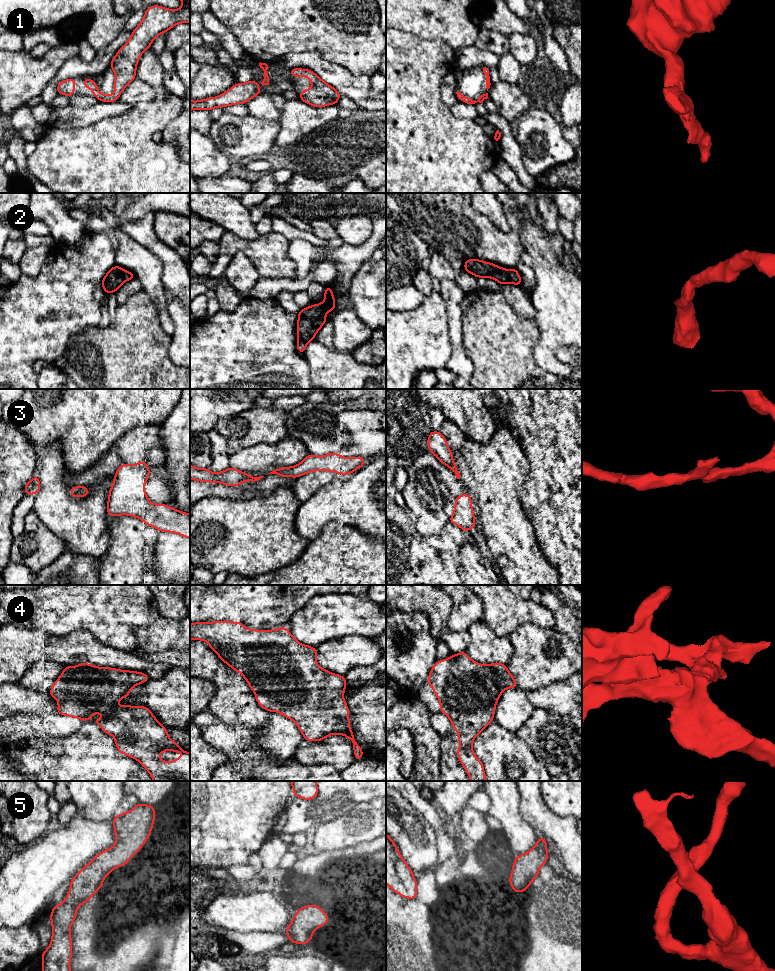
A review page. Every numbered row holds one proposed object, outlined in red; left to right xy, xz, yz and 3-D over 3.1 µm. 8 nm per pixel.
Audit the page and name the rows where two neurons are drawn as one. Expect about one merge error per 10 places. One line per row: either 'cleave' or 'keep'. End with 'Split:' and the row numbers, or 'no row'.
1: keep
2: keep
3: keep
4: keep
5: keep
Split: no row

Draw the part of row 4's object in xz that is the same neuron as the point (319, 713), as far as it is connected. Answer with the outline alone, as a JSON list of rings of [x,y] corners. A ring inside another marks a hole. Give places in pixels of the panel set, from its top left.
[[[214,621],[190,623],[190,640],[206,641],[219,658],[236,672],[240,672],[248,682],[250,689],[256,694],[257,703],[266,711],[278,712],[293,720],[304,739],[307,741],[322,741],[333,734],[346,736],[352,741],[355,761],[364,754],[350,730],[349,709],[343,698],[346,689],[346,679],[321,668],[316,662],[317,648],[300,644],[289,633],[287,627],[282,626],[273,630],[246,629],[240,622]]]

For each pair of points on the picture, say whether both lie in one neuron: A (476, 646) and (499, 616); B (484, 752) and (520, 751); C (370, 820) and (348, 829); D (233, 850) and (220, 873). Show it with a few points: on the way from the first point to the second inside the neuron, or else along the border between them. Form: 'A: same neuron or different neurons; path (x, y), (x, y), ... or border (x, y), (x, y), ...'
A: different neurons; border (482, 620), (499, 636), (507, 636)
B: same neuron; path (493, 752), (511, 752)
C: same neuron; path (365, 821), (353, 828)
D: different neurons; border (200, 867), (222, 867), (226, 869)

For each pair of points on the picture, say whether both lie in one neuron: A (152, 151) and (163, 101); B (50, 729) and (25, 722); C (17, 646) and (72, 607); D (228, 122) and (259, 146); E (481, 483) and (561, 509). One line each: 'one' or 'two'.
A: one
B: one
C: two
D: one
E: two

